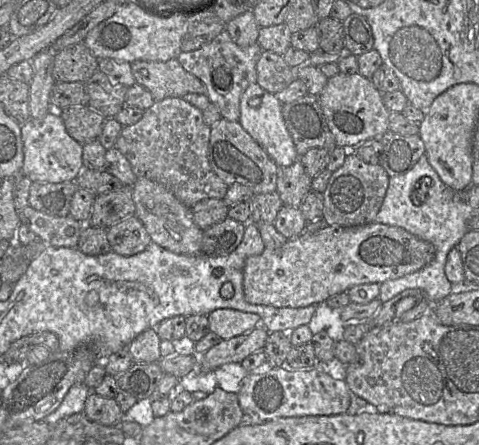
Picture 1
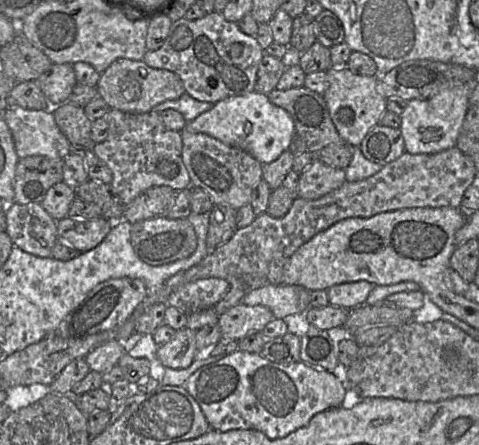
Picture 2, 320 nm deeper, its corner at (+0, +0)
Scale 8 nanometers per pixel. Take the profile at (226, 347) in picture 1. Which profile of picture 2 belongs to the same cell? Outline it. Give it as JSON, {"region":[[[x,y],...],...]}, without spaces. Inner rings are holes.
{"region":[[[242,302],[238,303],[219,315],[218,325],[221,338],[239,340],[250,331],[262,332],[265,326],[274,318],[271,310],[262,305],[248,306]]]}

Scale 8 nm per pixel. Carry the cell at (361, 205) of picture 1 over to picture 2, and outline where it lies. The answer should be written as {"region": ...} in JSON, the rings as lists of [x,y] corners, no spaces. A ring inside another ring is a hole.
{"region":[[[317,160],[299,176],[299,197],[313,200],[339,188],[346,181],[344,169]]]}

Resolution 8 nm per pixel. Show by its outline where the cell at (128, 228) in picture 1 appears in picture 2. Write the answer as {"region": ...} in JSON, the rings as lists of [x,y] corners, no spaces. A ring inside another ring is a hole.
{"region":[[[66,217],[57,221],[58,241],[80,253],[98,246],[111,231],[114,222],[105,218],[78,219]]]}

